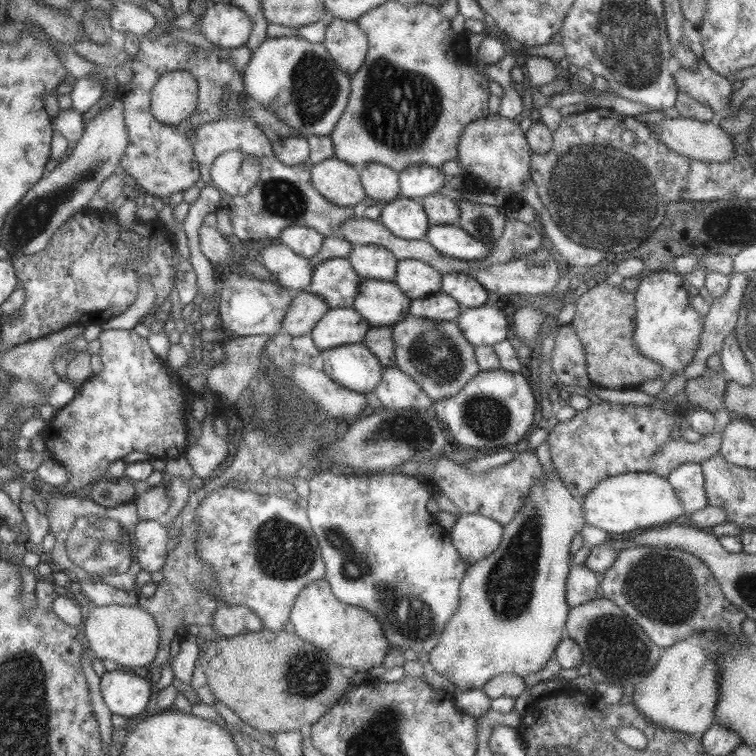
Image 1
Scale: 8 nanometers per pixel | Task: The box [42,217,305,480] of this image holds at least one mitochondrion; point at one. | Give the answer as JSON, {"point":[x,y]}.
{"point":[147,249]}

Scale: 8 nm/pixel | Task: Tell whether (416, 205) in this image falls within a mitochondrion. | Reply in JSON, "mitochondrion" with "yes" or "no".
{"mitochondrion":"no"}

